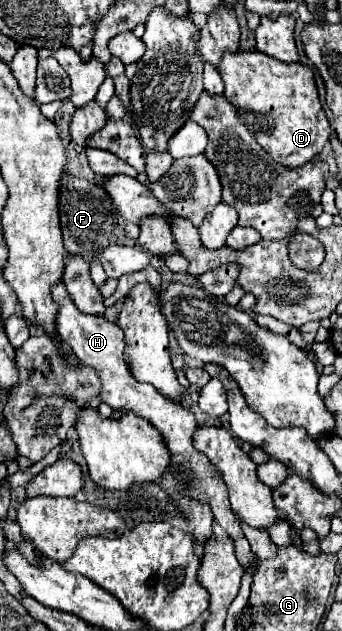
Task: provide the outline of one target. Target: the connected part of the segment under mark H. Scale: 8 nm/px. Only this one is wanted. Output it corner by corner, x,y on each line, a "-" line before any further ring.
56,284
56,288
52,288
52,296
58,304
58,314
56,314
56,340
60,340
72,354
76,354
78,362
84,366
90,366
96,370
96,374
100,376
102,382
102,390
100,390
100,400
106,402
112,410
122,410
122,412
134,412
142,418
146,418
150,424
154,424
158,428
158,432
164,436
168,450
172,452
172,464
180,464
188,470
194,472
194,480
192,480
192,496
208,502
214,514
214,520
232,536
234,546
236,546
236,556
238,562
242,566
246,566
248,562
254,560
254,554
250,550
250,544
228,504
228,490
220,478
220,474
216,472
216,468
208,462
208,458
204,458
200,452
194,450
192,446
192,434
198,428
198,422
194,418
194,414
184,408
178,402
172,402
168,398
164,398
152,384
140,384
134,380
134,376
130,374
126,362
124,362
124,334
122,328
116,322
106,320
104,316
84,316
84,312
80,312
76,308
76,304
72,304
72,298
68,296
64,284

